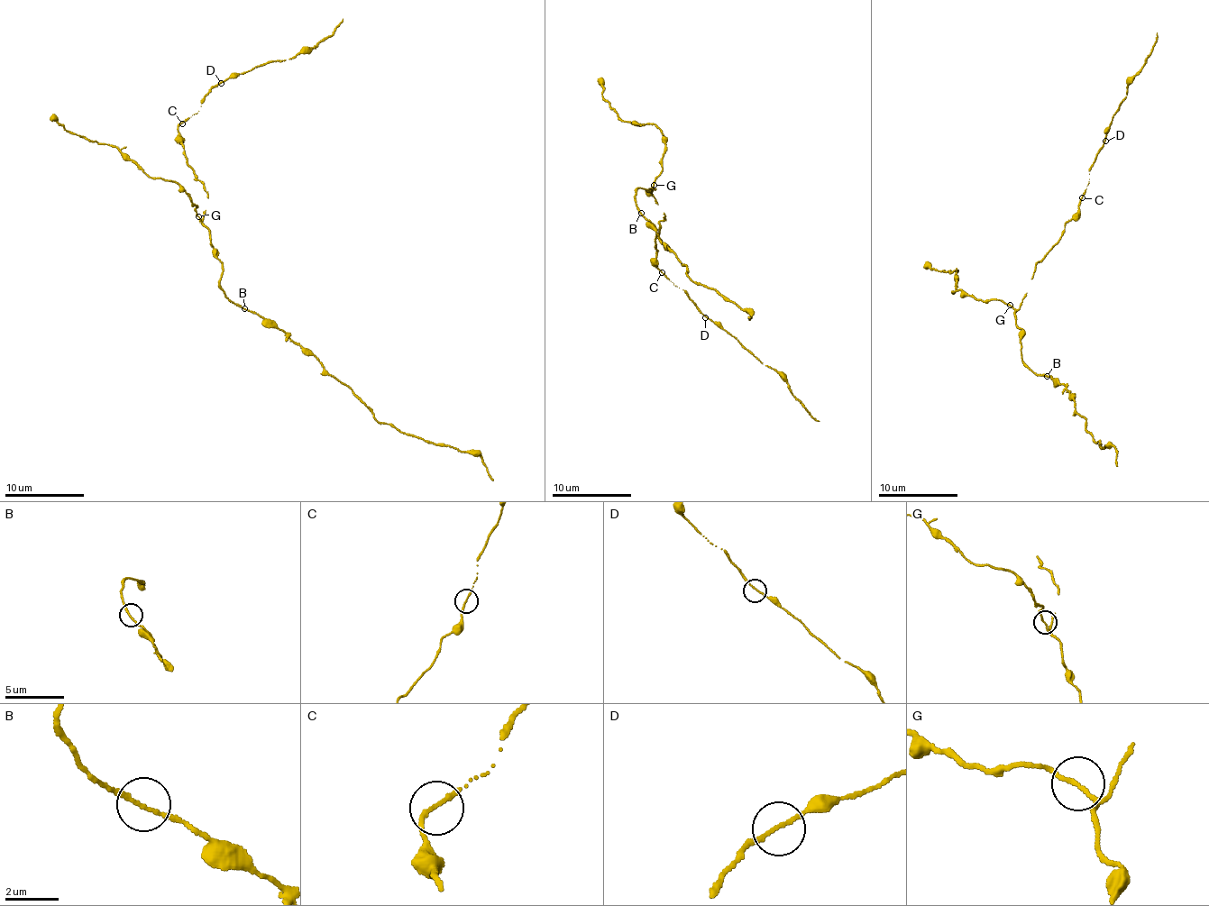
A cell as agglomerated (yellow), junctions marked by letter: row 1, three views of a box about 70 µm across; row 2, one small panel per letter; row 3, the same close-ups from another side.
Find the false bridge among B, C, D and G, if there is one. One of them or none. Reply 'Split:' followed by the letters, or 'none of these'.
Split: none of these

